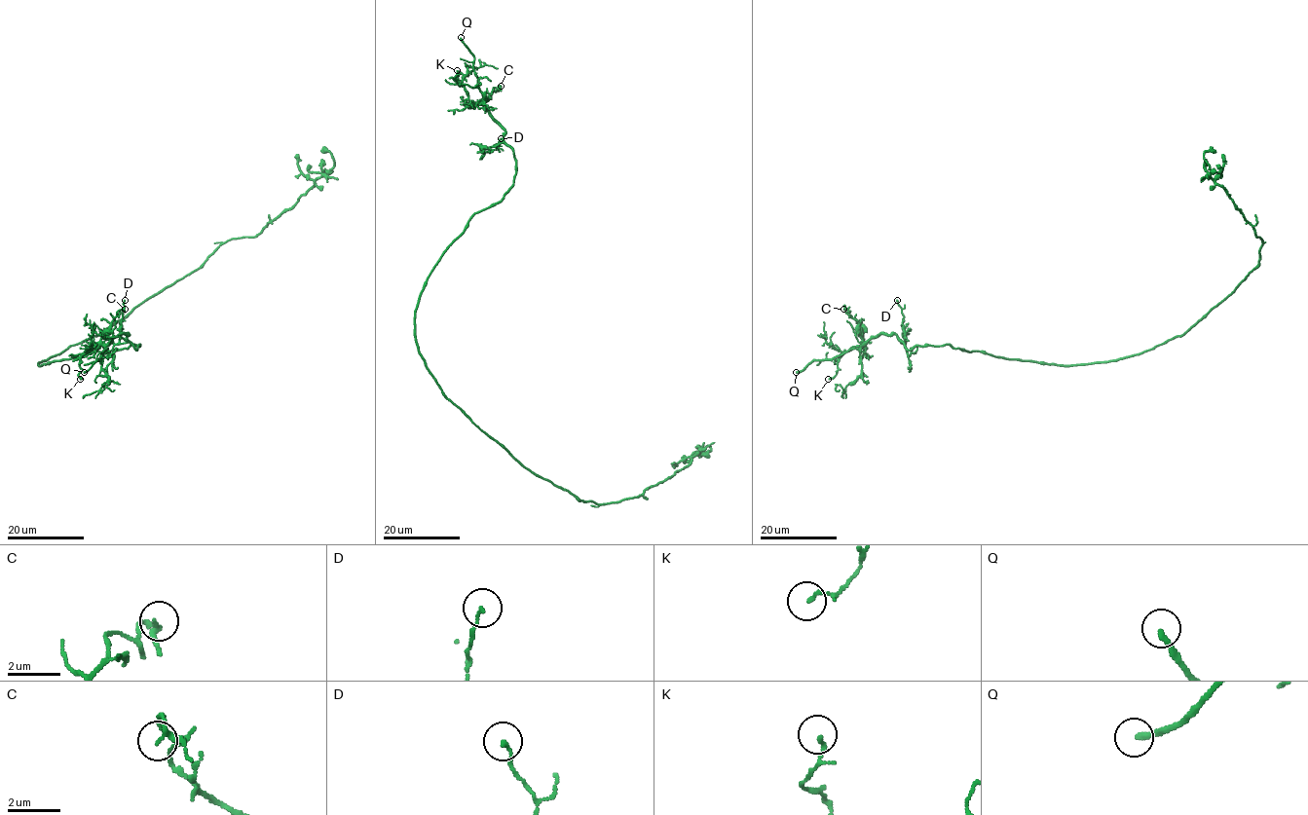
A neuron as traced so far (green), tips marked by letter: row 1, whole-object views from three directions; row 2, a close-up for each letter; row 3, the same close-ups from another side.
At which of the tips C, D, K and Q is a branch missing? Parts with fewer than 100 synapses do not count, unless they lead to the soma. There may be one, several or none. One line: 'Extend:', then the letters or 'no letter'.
Extend: Q

